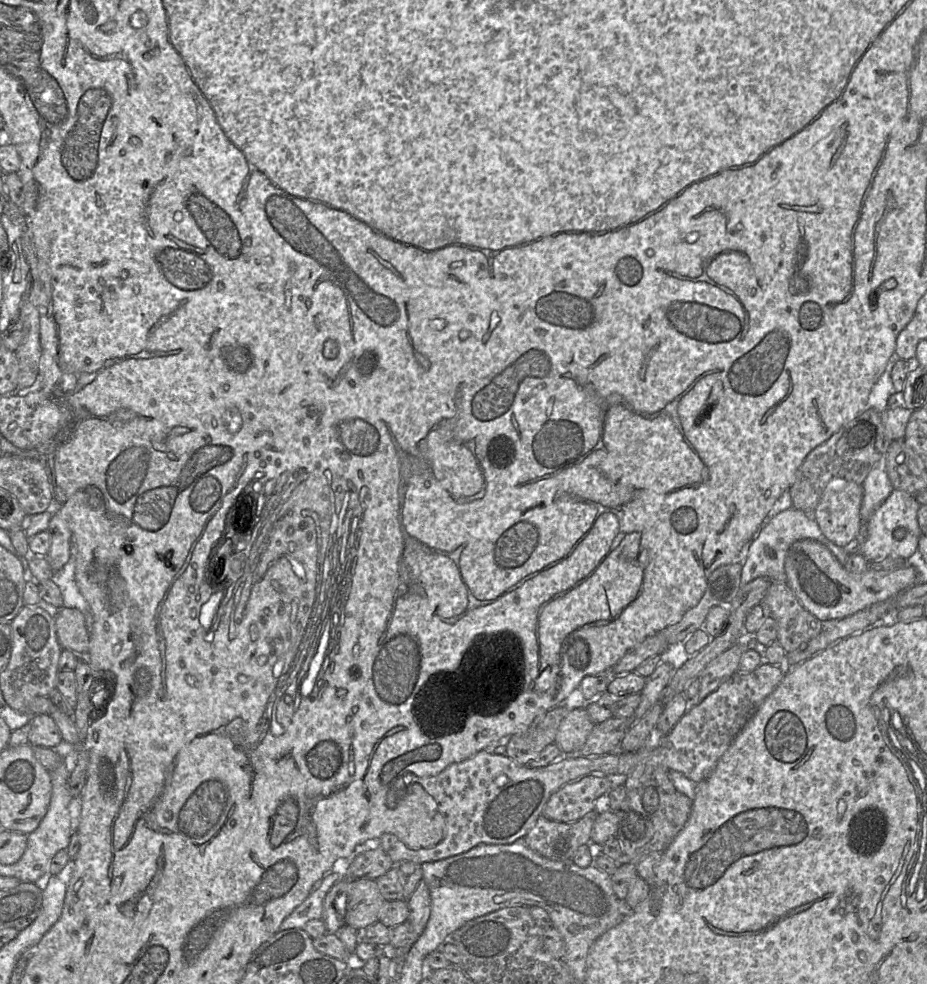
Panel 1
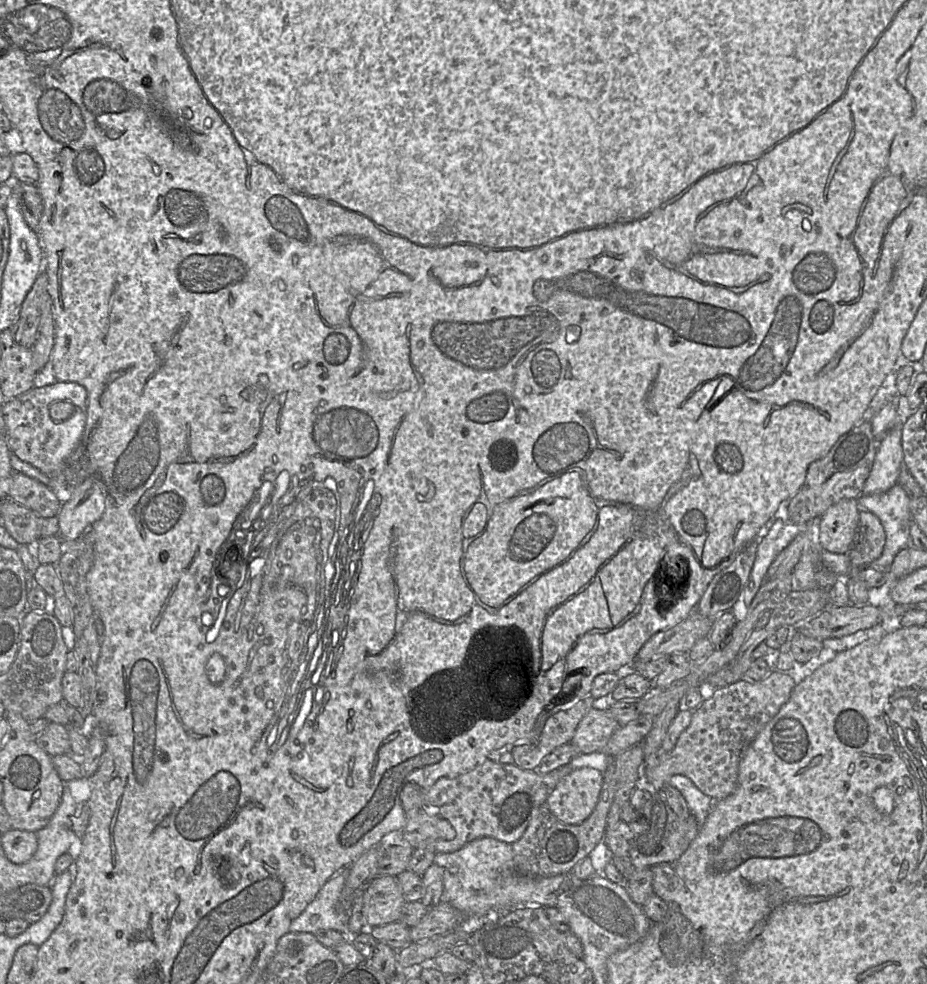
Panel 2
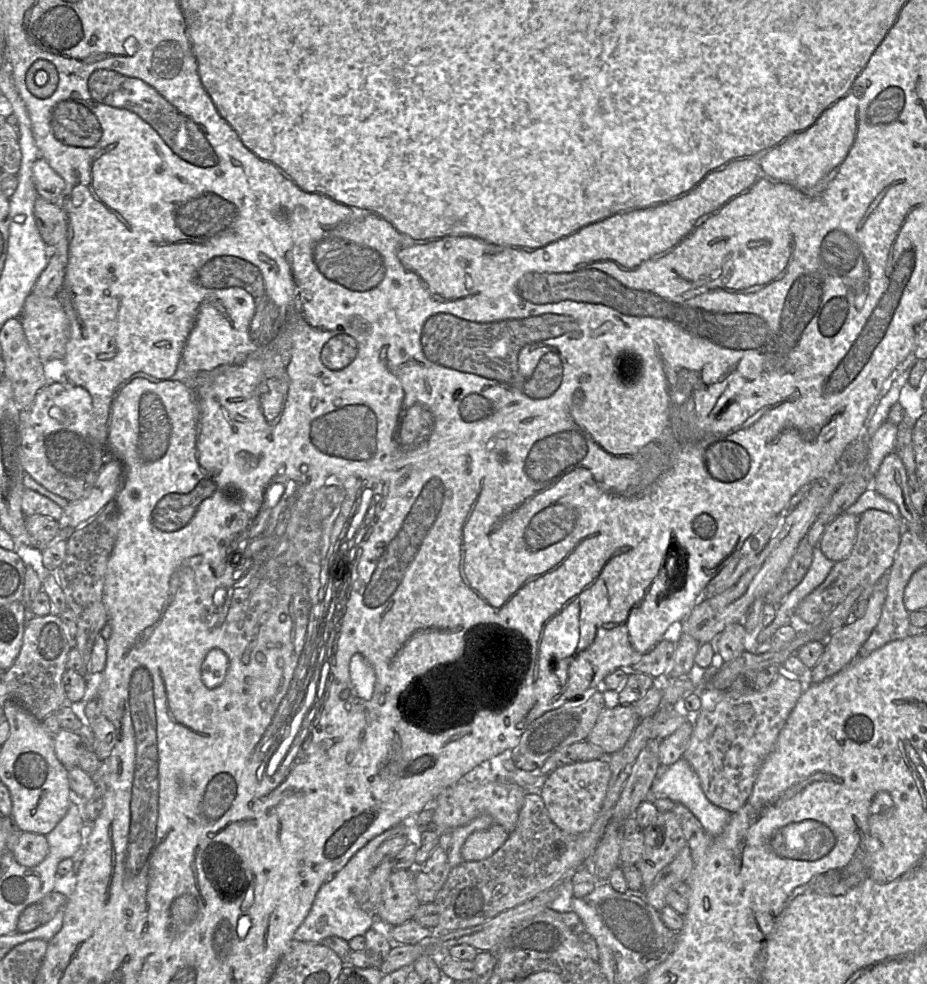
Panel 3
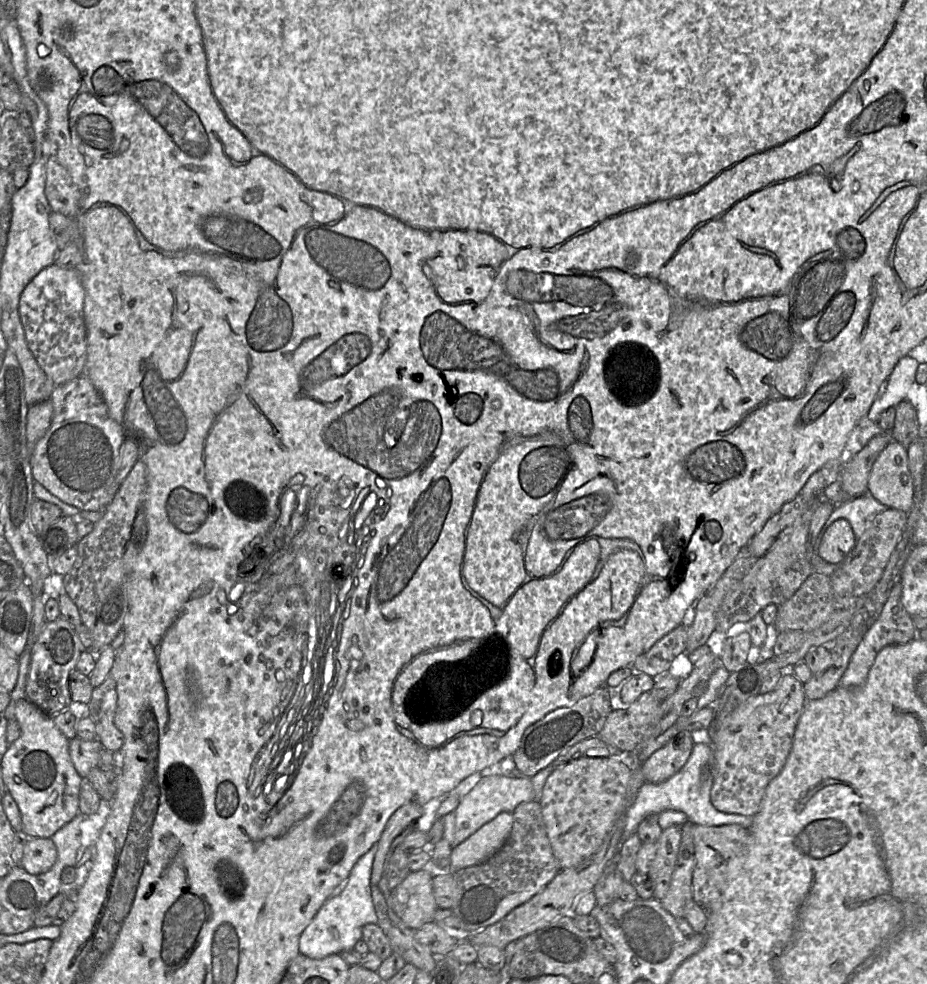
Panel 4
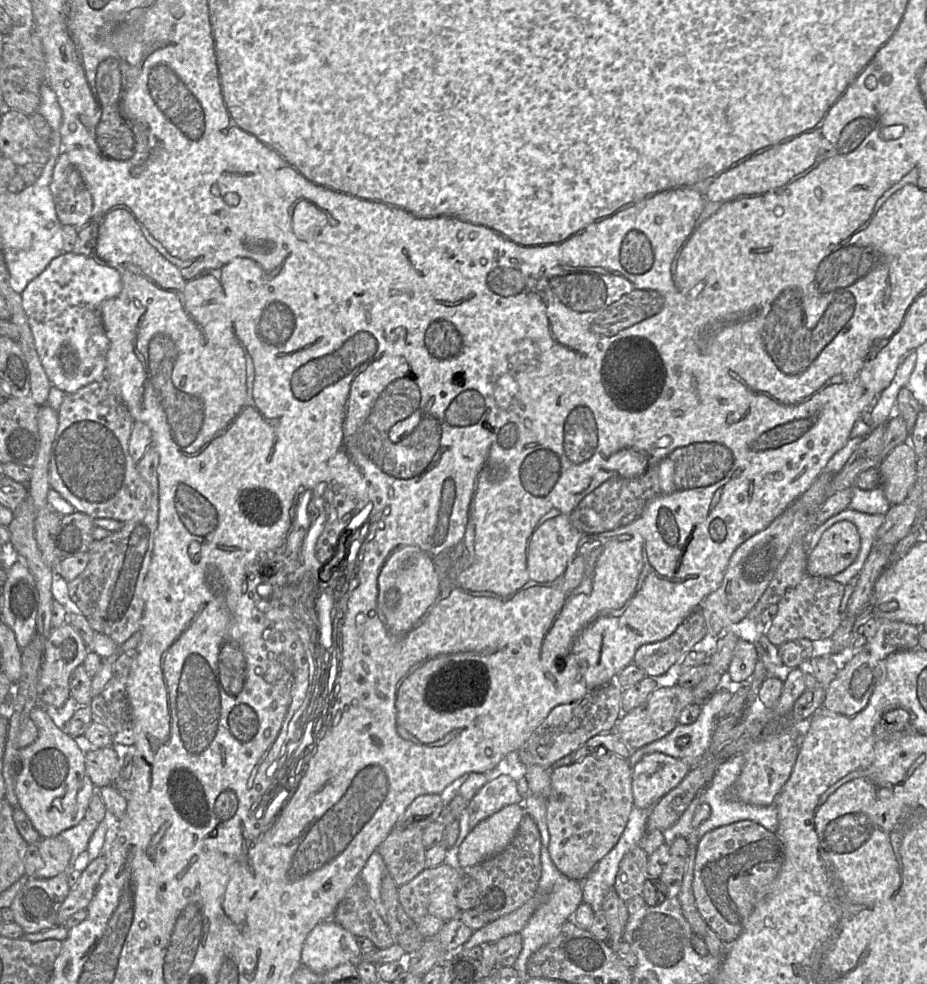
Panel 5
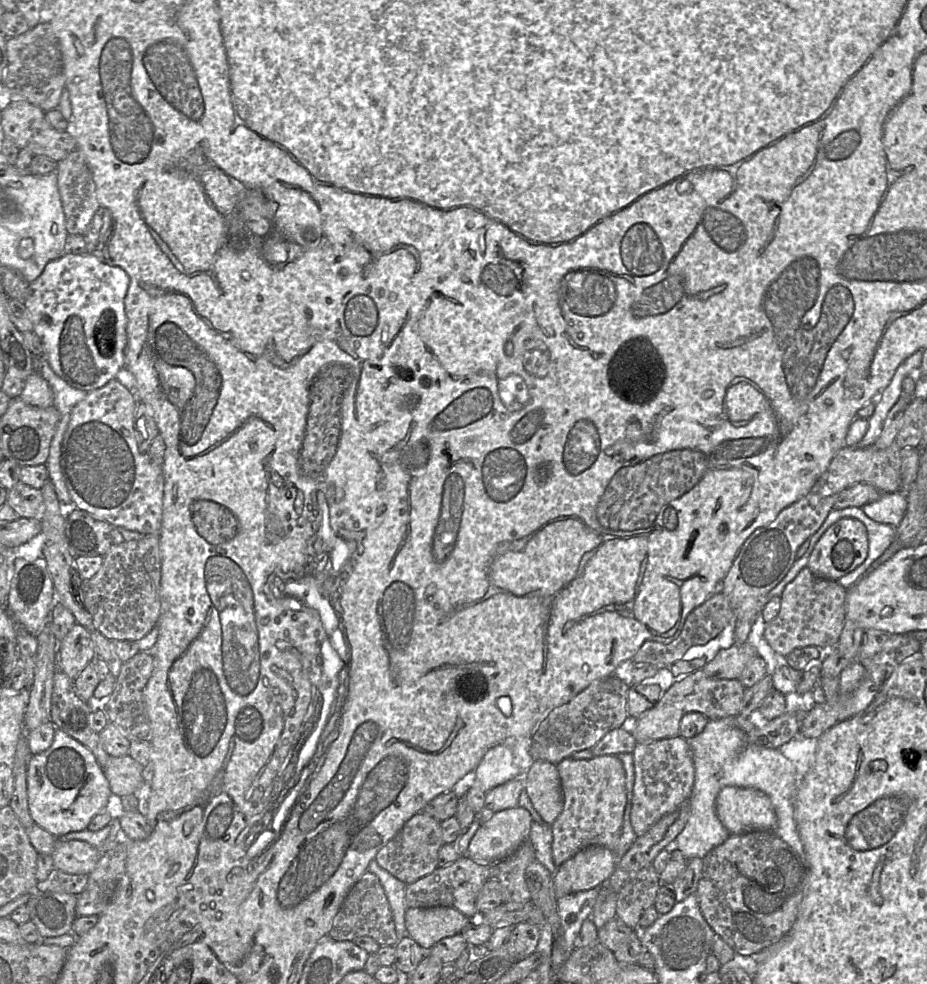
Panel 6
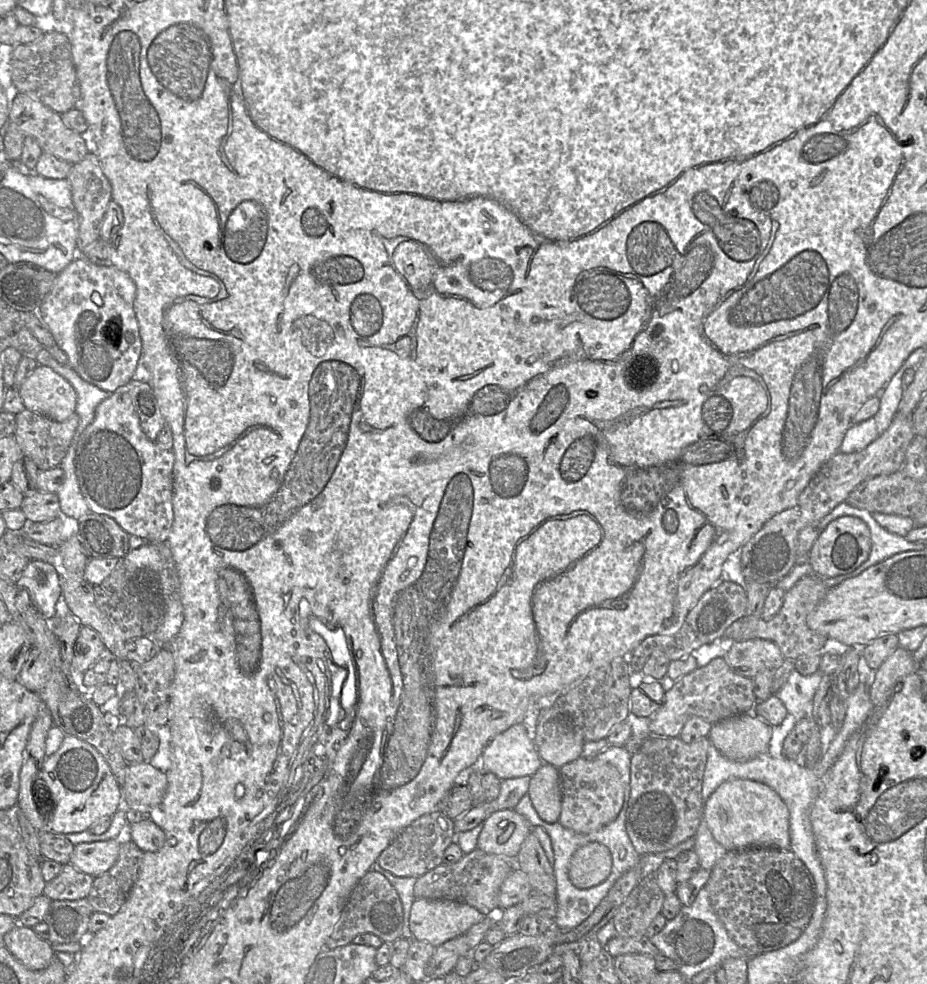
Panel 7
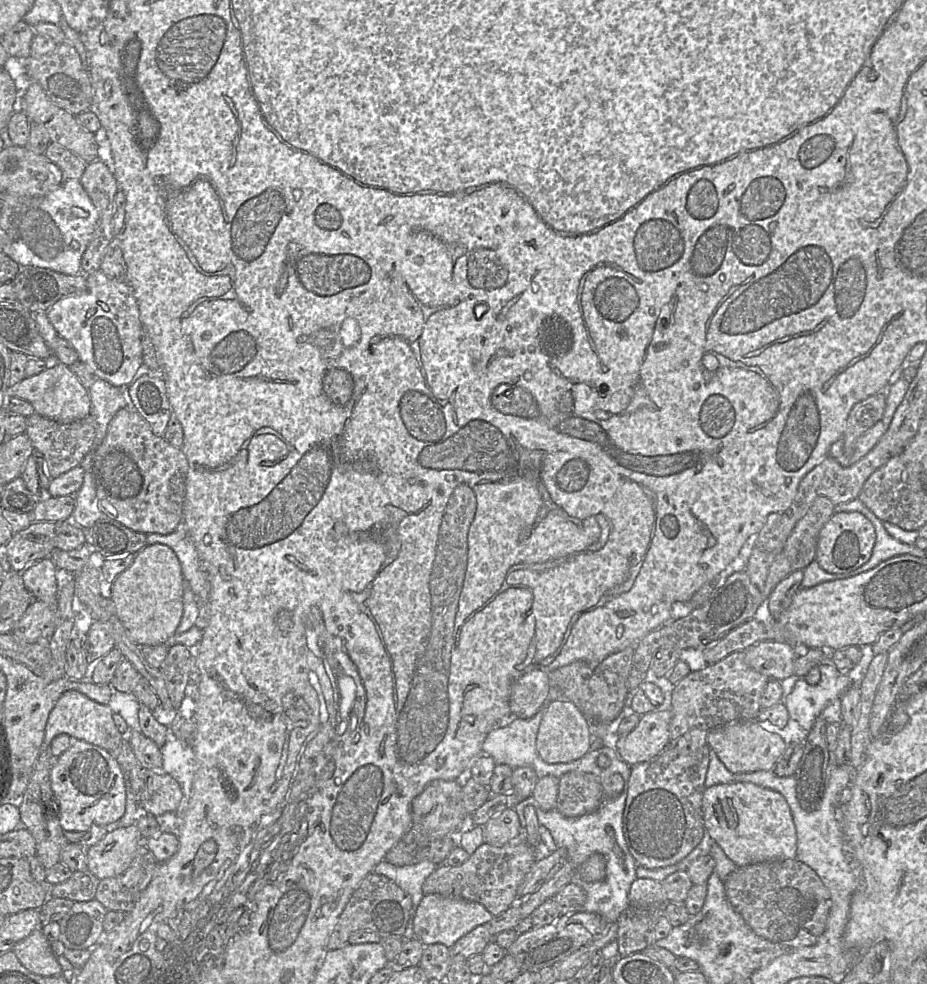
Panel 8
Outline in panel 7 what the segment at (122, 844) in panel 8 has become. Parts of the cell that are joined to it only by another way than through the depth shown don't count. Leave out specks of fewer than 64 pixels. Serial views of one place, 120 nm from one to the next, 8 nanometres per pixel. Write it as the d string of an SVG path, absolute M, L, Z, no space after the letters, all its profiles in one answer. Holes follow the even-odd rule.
M117 839L79 843L74 847L70 864L95 878L115 864L120 843Z

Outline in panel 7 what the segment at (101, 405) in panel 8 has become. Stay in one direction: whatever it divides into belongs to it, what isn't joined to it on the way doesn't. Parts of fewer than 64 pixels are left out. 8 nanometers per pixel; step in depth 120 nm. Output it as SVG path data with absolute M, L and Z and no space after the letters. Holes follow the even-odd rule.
M43 349L37 355L36 362L48 366L65 378L77 393L76 414L79 417L77 434L80 434L94 419L97 406L110 393L82 379L69 365L62 365Z

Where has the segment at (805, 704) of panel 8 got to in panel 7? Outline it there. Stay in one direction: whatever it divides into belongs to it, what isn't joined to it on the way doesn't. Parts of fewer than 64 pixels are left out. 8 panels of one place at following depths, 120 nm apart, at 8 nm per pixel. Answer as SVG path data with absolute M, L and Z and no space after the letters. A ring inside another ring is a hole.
M793 670L785 684L776 693L776 697L783 702L787 712L793 715L797 722L808 718L805 704L813 702L822 678L823 674L819 670L808 676Z

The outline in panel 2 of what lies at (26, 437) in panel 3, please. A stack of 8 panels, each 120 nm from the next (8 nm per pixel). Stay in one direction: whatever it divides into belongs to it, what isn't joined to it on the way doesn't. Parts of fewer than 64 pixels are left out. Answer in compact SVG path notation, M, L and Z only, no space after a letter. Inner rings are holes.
M58 381L44 387L33 387L15 398L7 399L1 406L7 430L7 443L11 453L14 453L20 460L31 464L47 476L60 474L62 466L73 453L82 437L86 423L87 397L87 391L82 385L76 382ZM56 401L70 401L76 407L75 413L61 423L54 422L49 413L50 405Z

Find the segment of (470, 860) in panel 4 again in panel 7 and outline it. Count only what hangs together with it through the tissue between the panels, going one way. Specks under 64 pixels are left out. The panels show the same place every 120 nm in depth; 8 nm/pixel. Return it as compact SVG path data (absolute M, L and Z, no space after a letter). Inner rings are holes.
M514 809L495 811L483 824L477 848L508 859L517 857L523 842L531 832L531 825Z

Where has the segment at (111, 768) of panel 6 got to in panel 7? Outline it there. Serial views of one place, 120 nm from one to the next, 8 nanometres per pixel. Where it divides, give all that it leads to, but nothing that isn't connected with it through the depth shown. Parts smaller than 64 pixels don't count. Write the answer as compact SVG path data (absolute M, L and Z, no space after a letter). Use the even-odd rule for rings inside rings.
M149 762L128 764L125 782L122 788L122 804L149 813L154 807L160 807L168 785L167 776Z

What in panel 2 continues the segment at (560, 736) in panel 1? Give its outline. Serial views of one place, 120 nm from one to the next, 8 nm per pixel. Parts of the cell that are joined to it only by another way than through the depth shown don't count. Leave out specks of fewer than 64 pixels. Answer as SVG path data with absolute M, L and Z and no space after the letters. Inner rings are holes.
M594 700L593 708L579 722L570 743L583 754L601 751L619 726L608 711L606 700Z

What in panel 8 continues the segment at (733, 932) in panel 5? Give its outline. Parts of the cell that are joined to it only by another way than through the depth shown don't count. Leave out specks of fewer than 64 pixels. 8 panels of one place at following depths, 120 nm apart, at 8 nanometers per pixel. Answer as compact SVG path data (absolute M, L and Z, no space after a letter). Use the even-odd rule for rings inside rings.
M797 858L737 868L724 880L728 901L758 936L793 948L814 945L824 932L831 896L820 877Z

